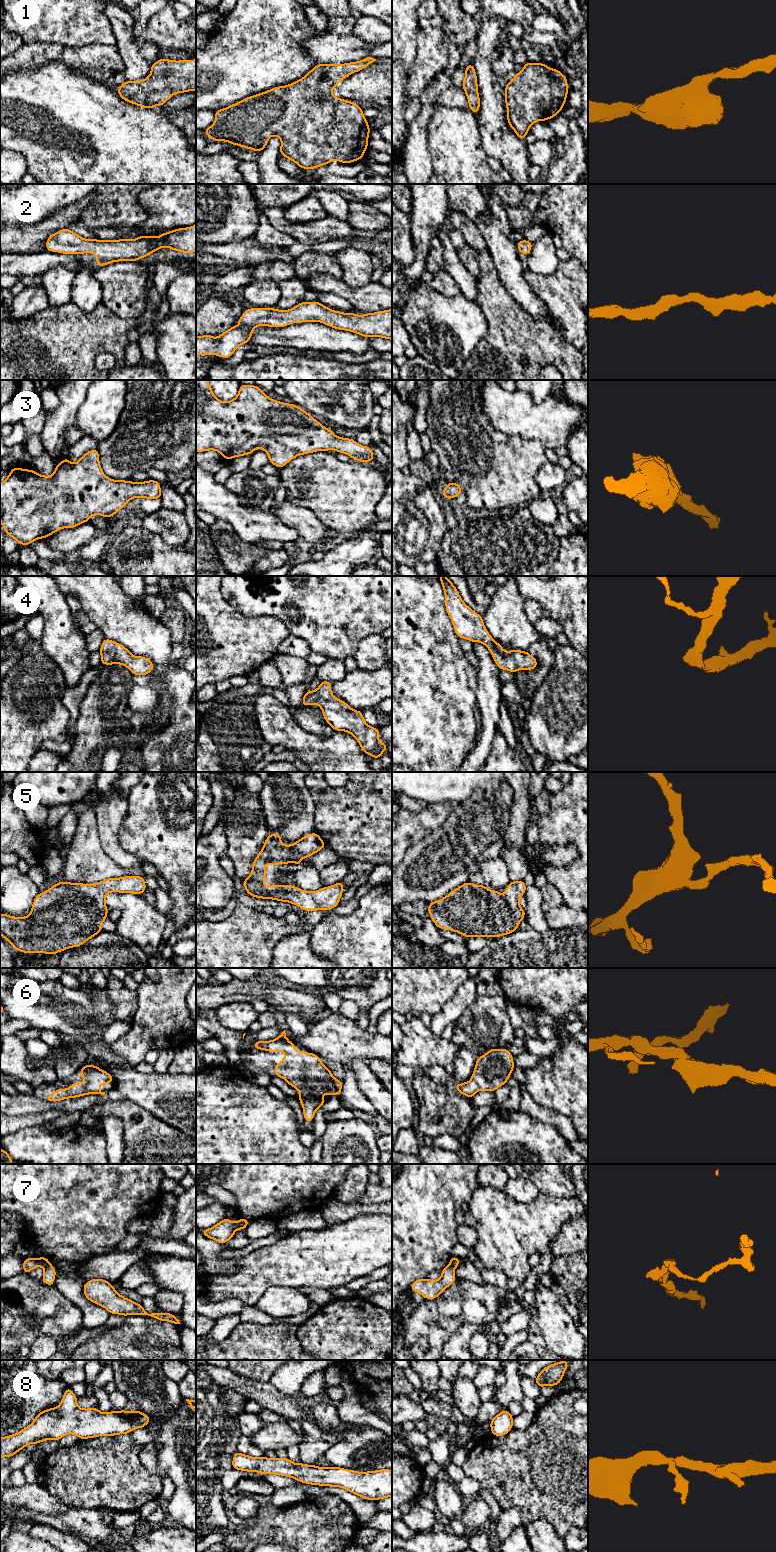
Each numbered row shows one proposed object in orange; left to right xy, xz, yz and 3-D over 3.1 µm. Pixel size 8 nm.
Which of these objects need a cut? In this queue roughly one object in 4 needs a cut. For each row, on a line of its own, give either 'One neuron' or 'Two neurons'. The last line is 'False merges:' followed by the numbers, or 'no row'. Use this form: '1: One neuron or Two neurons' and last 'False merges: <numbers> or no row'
1: One neuron
2: One neuron
3: One neuron
4: One neuron
5: One neuron
6: One neuron
7: Two neurons
8: One neuron
False merges: 7

